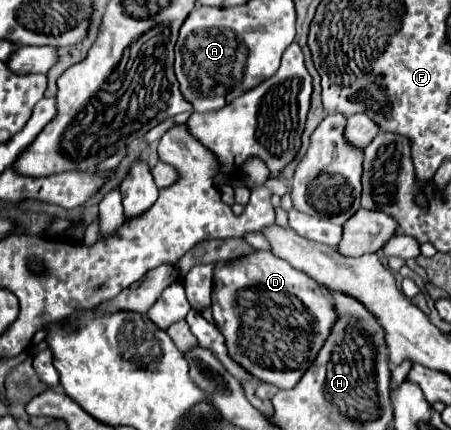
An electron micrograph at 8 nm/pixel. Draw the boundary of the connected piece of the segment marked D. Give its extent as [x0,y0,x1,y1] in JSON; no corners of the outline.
[213,251,339,389]

